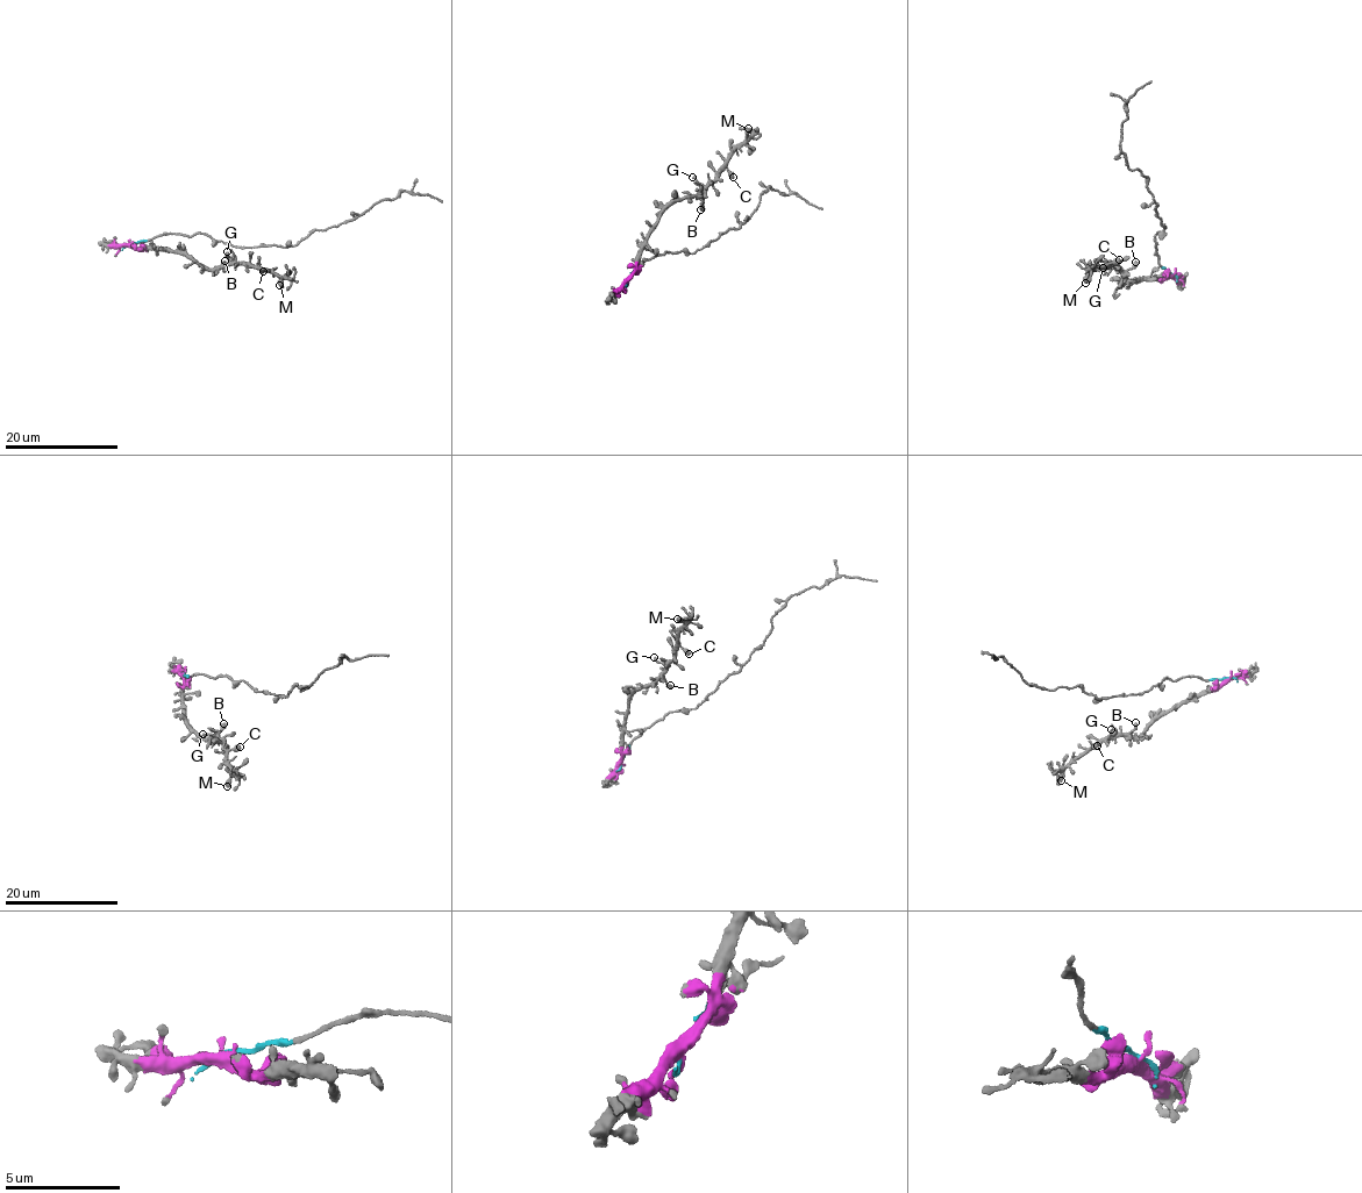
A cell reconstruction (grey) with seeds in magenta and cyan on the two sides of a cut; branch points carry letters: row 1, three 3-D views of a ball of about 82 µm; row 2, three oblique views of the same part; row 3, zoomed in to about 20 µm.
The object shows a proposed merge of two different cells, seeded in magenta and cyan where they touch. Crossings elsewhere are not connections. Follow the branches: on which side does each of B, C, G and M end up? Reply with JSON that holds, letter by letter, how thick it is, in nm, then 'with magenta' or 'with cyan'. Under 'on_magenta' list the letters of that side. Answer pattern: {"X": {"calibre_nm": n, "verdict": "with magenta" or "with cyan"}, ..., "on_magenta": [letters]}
{"B": {"calibre_nm": 420, "verdict": "with magenta"}, "C": {"calibre_nm": 550, "verdict": "with magenta"}, "G": {"calibre_nm": 220, "verdict": "with magenta"}, "M": {"calibre_nm": 340, "verdict": "with magenta"}, "on_magenta": ["B", "C", "G", "M"]}

